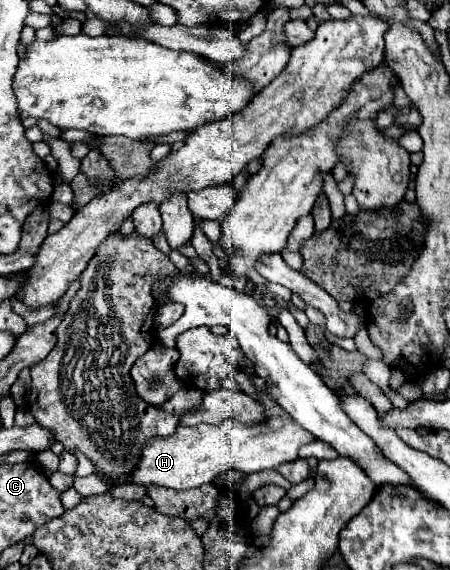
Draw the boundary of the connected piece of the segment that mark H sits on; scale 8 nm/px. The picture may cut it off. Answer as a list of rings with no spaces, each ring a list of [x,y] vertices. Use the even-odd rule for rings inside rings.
[[[269,418],[267,424],[243,426],[235,420],[225,420],[217,426],[199,424],[199,426],[179,426],[173,436],[153,438],[141,450],[141,460],[133,474],[129,474],[125,484],[157,484],[173,490],[189,490],[201,484],[215,482],[217,476],[229,470],[241,470],[245,474],[261,470],[277,470],[283,462],[297,458],[297,450],[313,442],[315,438],[301,428],[295,420]]]

